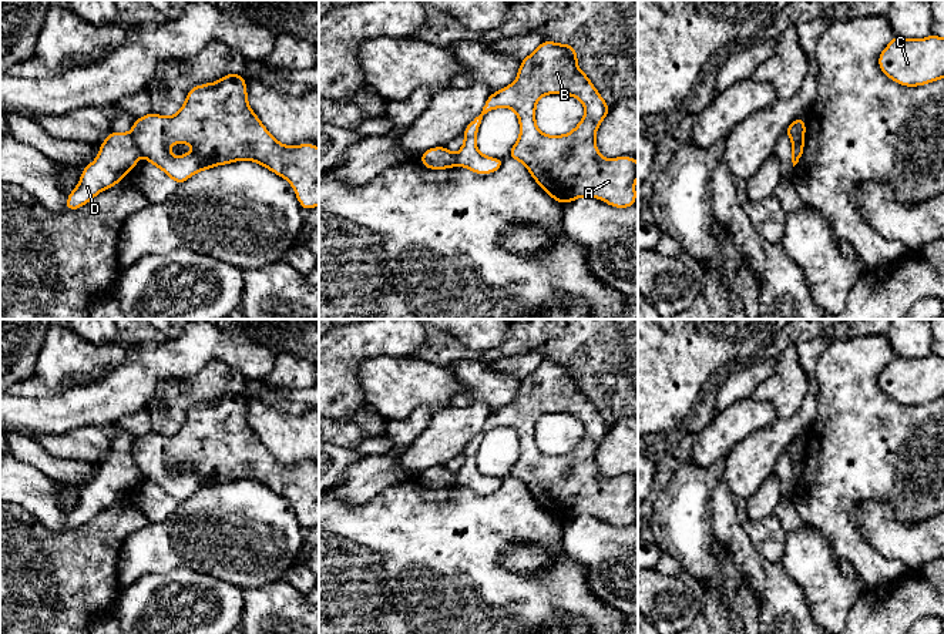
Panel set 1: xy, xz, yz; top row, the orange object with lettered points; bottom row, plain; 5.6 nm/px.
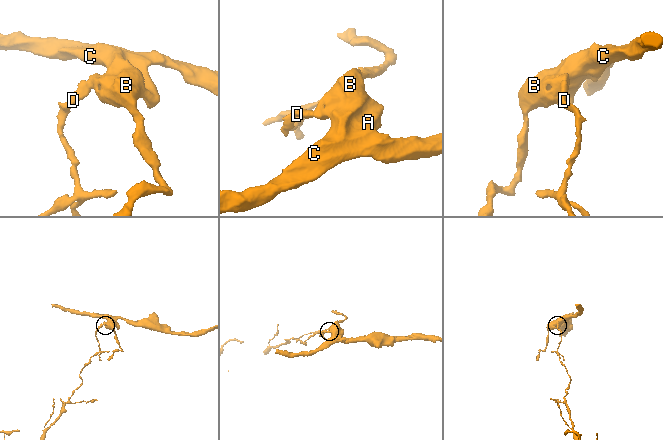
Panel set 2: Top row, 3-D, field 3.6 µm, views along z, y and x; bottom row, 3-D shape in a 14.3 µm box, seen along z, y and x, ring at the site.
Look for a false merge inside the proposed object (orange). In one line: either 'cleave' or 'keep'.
cleave

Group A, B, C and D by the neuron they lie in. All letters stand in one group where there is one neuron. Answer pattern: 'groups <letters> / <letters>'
groups A B C / D

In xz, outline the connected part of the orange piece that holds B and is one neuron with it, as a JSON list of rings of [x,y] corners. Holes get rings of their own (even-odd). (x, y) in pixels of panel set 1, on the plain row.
[[[542,360],[521,380],[515,400],[493,412],[481,433],[466,446],[456,484],[476,493],[491,493],[501,487],[504,477],[483,474],[476,456],[483,435],[505,426],[520,439],[520,457],[508,476],[523,482],[557,521],[567,524],[581,516],[594,516],[615,527],[635,524],[638,482],[632,476],[608,479],[597,469],[595,452],[609,432],[609,425],[577,386],[577,380],[571,363]],[[558,412],[578,417],[585,433],[571,452],[545,454],[535,443],[535,425],[542,415]]]

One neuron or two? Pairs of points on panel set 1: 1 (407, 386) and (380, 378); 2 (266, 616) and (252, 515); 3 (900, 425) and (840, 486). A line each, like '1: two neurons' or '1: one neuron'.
1: one neuron
2: two neurons
3: one neuron

